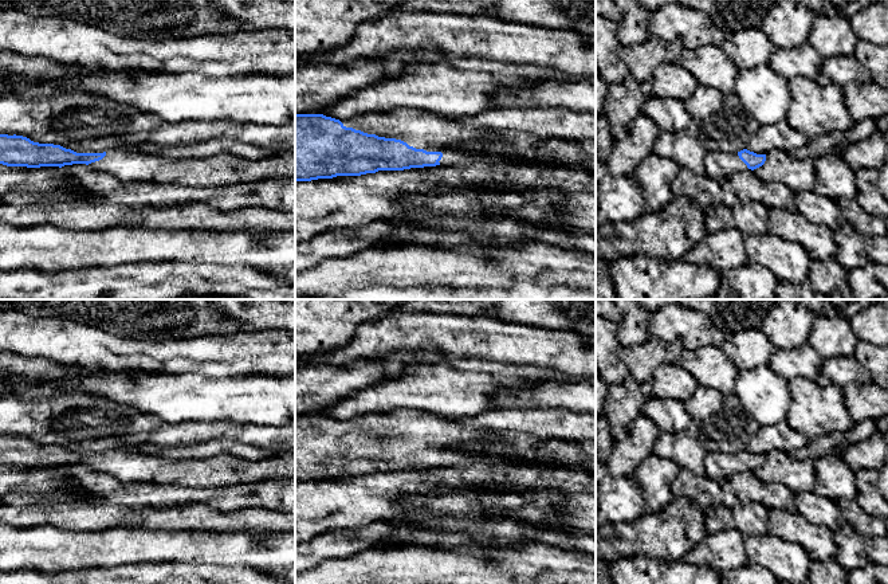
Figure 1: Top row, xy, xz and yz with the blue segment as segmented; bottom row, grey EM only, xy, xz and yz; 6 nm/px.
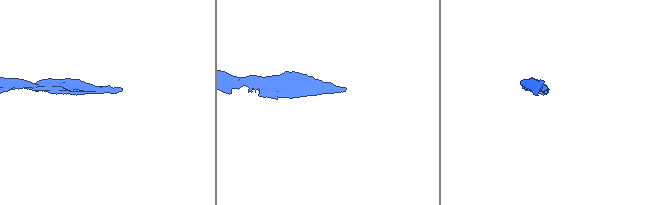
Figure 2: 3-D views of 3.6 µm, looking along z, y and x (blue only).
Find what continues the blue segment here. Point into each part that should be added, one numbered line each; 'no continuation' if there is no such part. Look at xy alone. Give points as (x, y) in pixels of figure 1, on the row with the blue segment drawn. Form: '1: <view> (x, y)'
1: xy (126, 165)

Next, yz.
1: yz (719, 165)

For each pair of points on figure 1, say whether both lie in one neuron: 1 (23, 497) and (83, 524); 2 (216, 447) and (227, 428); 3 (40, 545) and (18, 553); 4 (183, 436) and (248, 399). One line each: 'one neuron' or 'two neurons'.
1: two neurons
2: two neurons
3: one neuron
4: two neurons

